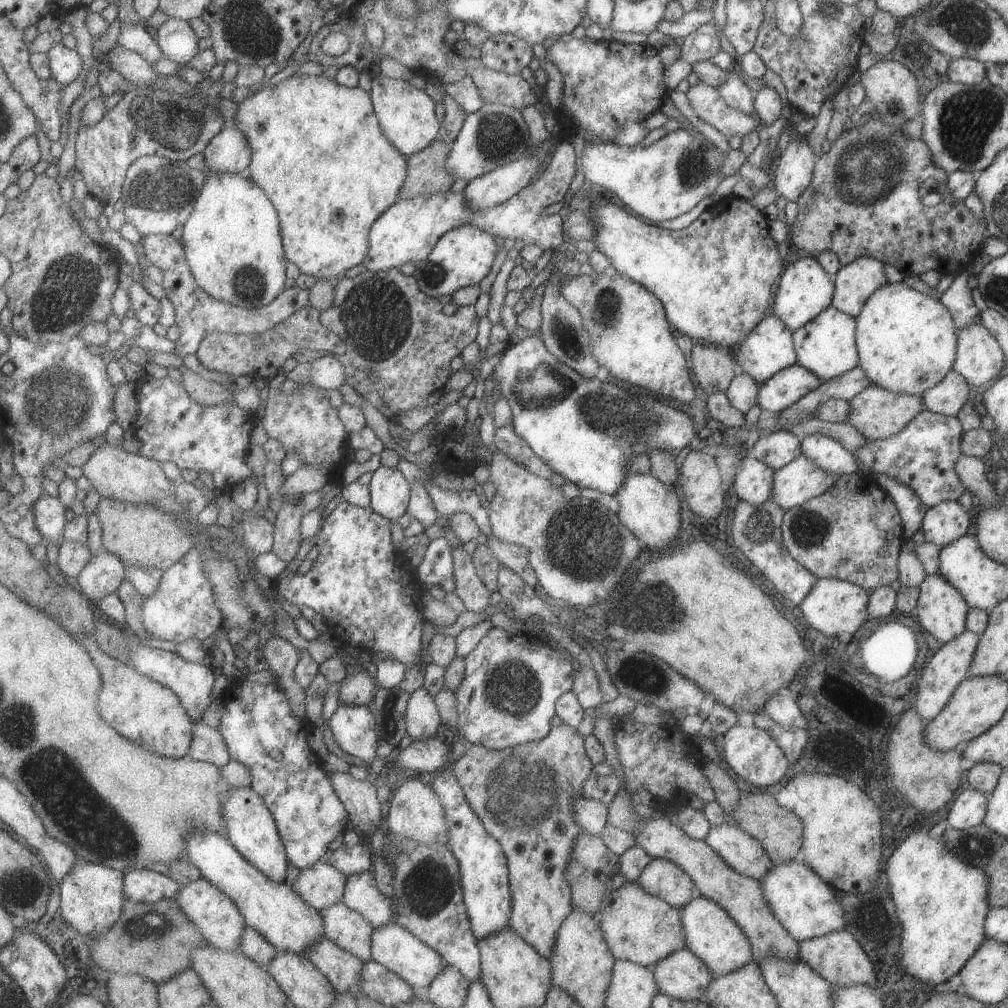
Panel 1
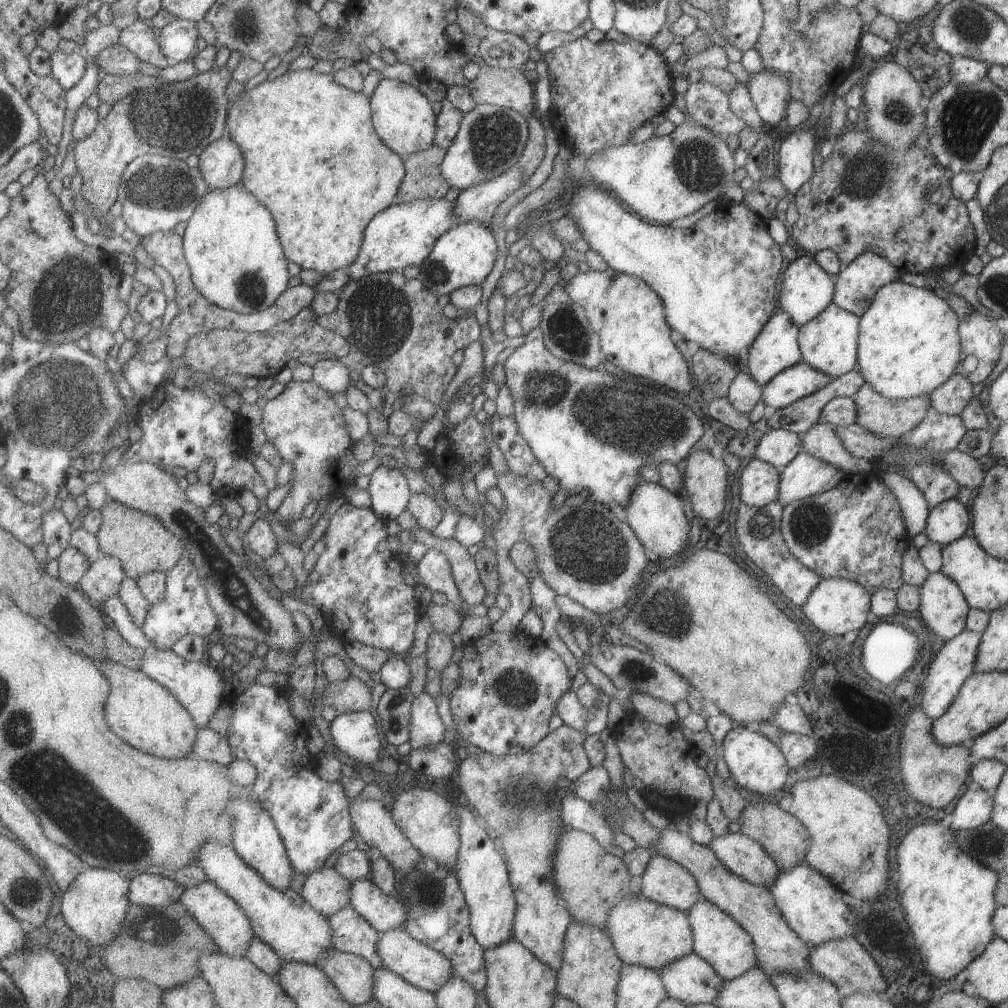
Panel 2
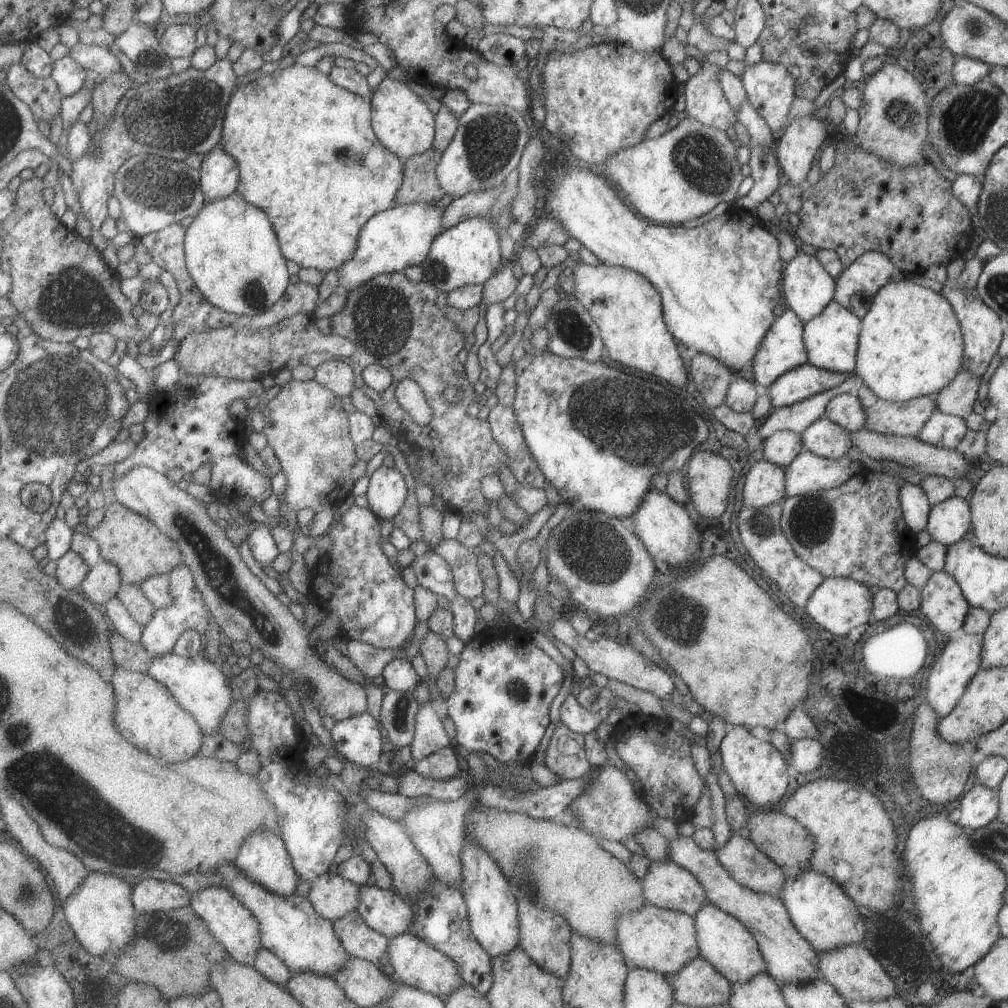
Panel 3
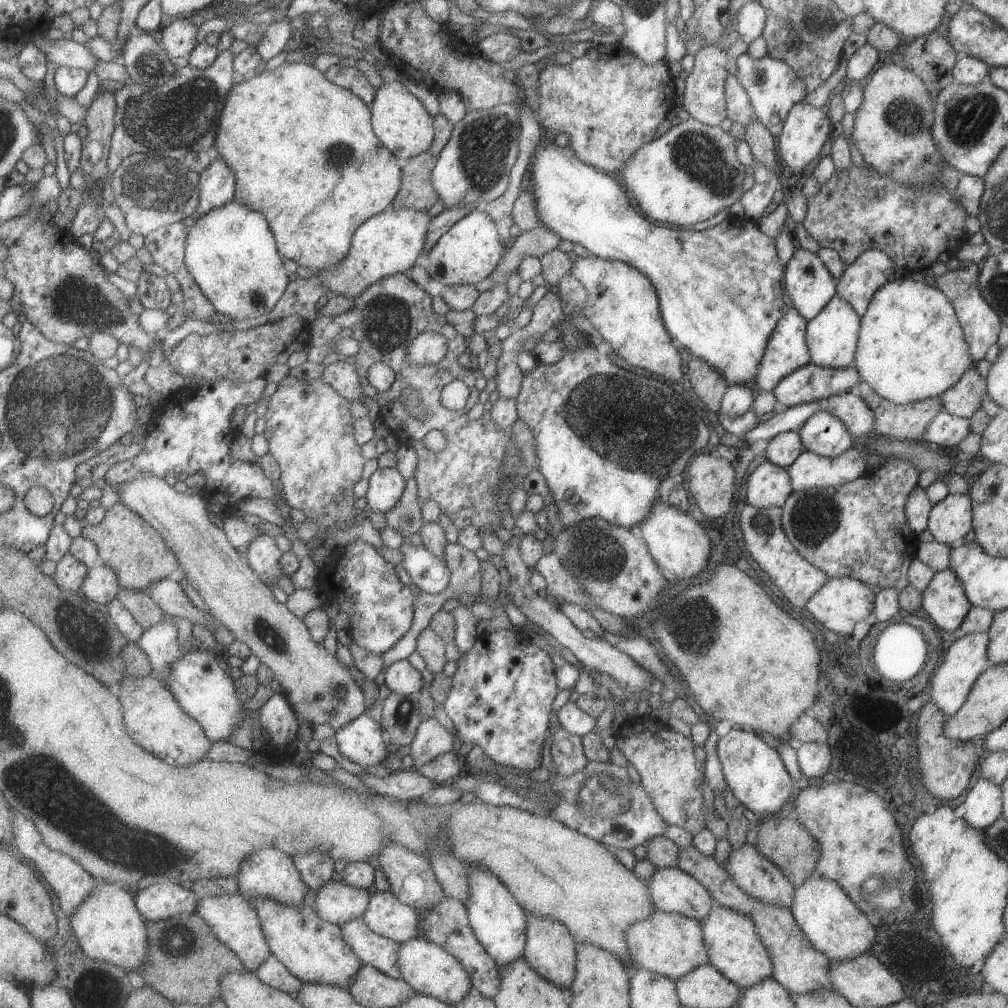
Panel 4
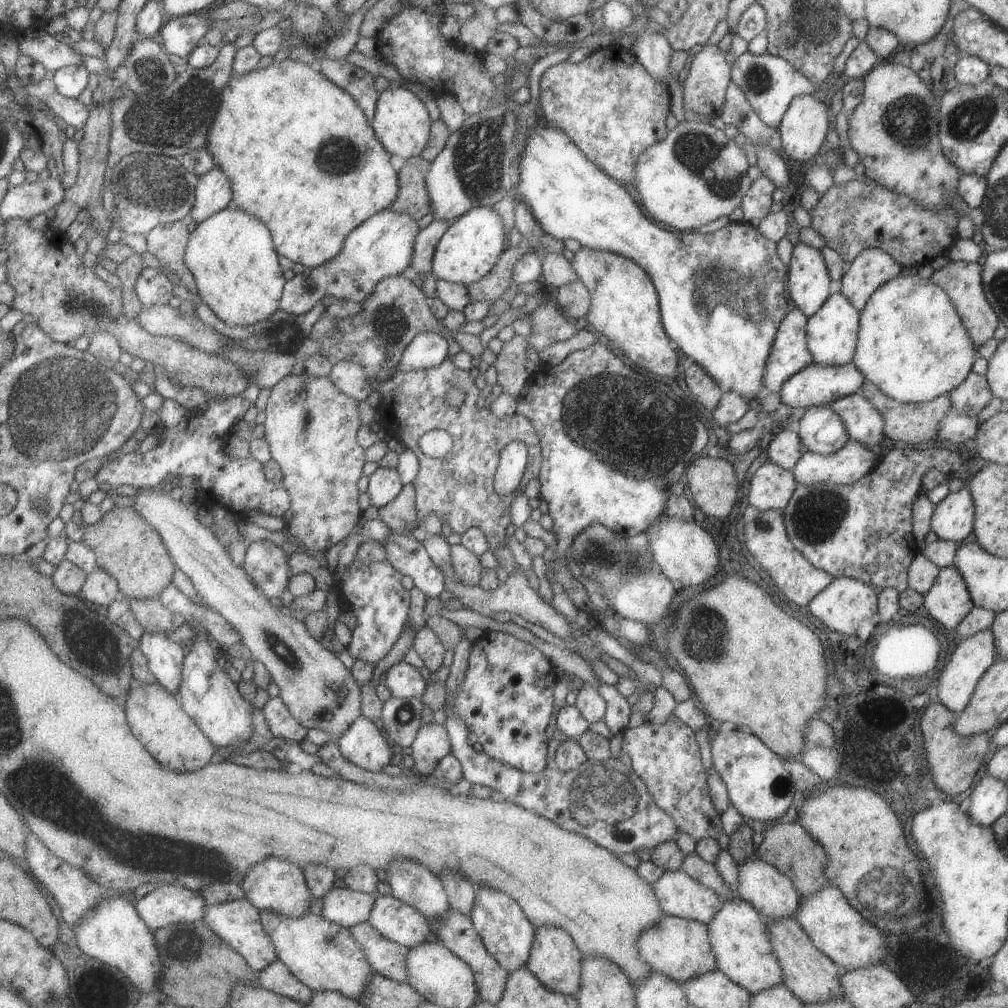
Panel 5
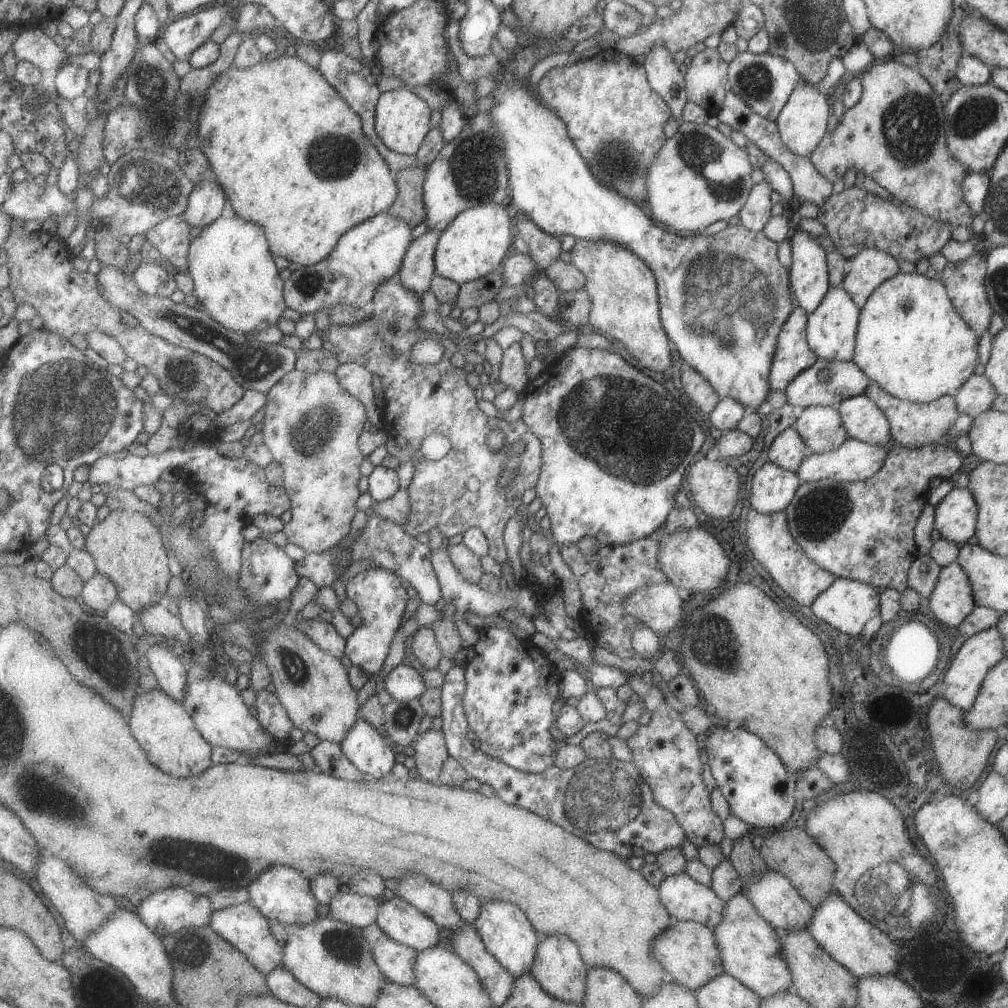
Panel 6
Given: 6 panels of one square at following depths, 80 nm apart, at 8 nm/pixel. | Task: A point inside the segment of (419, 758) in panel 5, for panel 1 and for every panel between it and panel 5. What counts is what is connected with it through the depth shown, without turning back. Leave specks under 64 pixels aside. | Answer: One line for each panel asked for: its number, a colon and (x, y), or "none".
1: (423, 718)
2: (428, 729)
3: (431, 736)
4: (432, 740)

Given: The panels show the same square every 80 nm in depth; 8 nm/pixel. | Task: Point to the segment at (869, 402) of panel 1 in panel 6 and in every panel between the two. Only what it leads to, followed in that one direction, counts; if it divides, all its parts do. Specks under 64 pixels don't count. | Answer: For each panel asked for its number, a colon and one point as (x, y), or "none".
2: (886, 417)
3: (902, 419)
4: (905, 422)
5: (913, 423)
6: (912, 424)

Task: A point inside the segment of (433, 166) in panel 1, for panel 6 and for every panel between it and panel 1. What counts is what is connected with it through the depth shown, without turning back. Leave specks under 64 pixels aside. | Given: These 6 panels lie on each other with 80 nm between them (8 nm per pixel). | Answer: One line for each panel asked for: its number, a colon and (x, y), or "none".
2: (424, 179)
3: (421, 184)
4: (418, 191)
5: (414, 198)
6: (410, 205)

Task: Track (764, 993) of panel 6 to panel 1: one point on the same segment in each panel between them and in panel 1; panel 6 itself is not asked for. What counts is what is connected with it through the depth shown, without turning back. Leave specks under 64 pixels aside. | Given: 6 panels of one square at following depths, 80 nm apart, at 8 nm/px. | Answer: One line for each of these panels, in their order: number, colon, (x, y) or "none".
1: (710, 933)
2: (716, 938)
3: (723, 941)
4: (733, 948)
5: (737, 934)

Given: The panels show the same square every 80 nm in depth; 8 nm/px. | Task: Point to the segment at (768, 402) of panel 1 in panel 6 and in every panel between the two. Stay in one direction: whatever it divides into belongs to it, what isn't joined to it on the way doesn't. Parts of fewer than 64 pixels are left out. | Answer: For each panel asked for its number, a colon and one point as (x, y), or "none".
2: (797, 381)
3: (804, 381)
4: (809, 383)
5: (816, 385)
6: (846, 380)

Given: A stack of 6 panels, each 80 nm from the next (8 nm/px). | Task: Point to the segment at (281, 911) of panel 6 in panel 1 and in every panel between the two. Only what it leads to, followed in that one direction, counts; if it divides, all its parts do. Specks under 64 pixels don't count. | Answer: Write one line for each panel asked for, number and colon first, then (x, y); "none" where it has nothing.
1: (252, 828)
2: (258, 841)
3: (264, 856)
4: (269, 873)
5: (277, 885)

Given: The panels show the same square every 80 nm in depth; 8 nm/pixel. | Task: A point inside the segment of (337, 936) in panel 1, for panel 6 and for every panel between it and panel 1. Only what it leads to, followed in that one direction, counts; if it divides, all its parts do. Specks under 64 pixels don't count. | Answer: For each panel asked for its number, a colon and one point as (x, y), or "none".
2: (353, 933)
3: (360, 940)
4: (376, 950)
5: (389, 958)
6: (398, 961)

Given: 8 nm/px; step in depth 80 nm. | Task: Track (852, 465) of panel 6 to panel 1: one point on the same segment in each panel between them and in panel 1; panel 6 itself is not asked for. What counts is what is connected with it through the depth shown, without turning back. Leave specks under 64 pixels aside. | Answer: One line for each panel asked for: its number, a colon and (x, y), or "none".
1: (801, 479)
2: (805, 475)
3: (807, 472)
4: (808, 470)
5: (852, 461)

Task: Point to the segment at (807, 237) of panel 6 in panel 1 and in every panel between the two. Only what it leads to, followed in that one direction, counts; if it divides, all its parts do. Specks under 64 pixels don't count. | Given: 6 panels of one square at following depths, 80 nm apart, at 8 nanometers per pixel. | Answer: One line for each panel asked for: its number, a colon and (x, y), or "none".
1: (805, 289)
2: (806, 289)
3: (806, 288)
4: (806, 281)
5: (807, 282)

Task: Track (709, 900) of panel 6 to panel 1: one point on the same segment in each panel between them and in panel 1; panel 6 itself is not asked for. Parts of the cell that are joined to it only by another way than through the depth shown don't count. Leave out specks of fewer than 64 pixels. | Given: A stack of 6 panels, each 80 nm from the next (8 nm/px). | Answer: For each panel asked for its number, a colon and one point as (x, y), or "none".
1: (664, 879)
2: (665, 882)
3: (667, 886)
4: (670, 890)
5: (677, 894)

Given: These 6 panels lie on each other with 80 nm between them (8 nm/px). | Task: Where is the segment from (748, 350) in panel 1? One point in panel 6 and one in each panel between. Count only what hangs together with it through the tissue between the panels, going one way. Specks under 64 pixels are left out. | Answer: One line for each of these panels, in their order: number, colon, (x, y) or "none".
2: (775, 348)
3: (781, 349)
4: (786, 350)
5: (788, 355)
6: (792, 355)

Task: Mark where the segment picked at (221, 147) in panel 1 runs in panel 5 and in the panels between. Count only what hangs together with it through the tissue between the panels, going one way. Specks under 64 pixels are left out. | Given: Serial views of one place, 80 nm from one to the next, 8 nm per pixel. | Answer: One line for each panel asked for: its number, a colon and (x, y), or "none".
2: (223, 165)
3: (221, 177)
4: (219, 184)
5: (214, 194)

